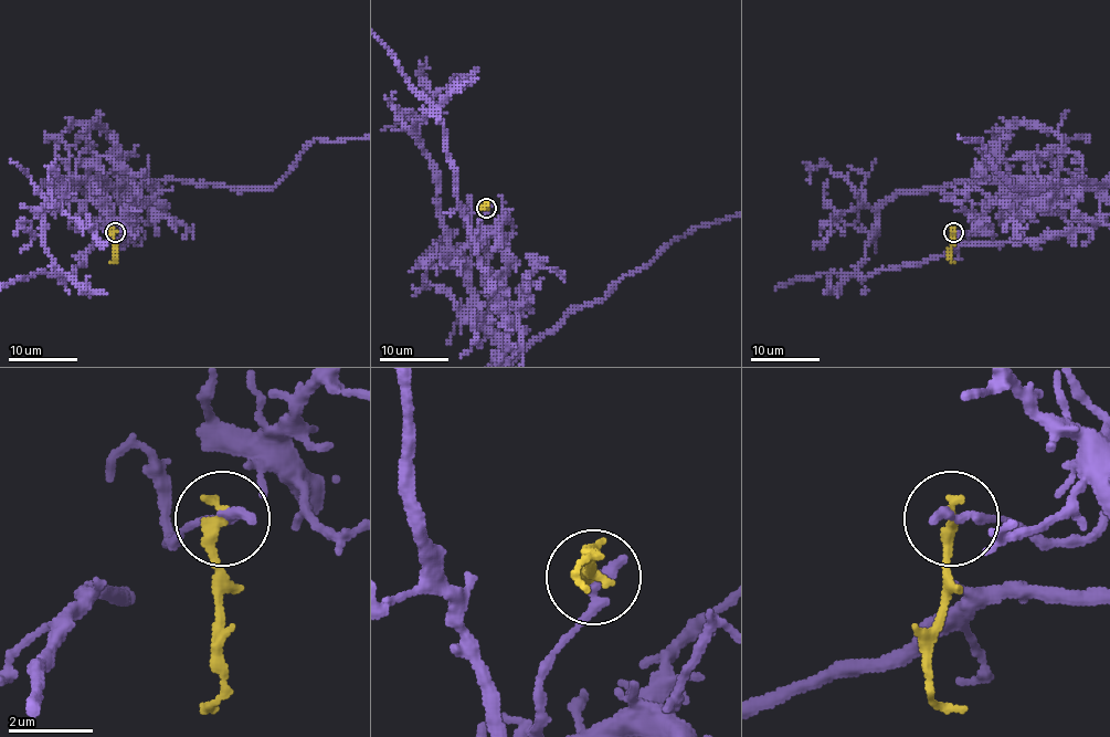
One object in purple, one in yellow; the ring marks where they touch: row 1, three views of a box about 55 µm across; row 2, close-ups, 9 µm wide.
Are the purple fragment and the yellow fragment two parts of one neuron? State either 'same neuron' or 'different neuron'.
different neuron

